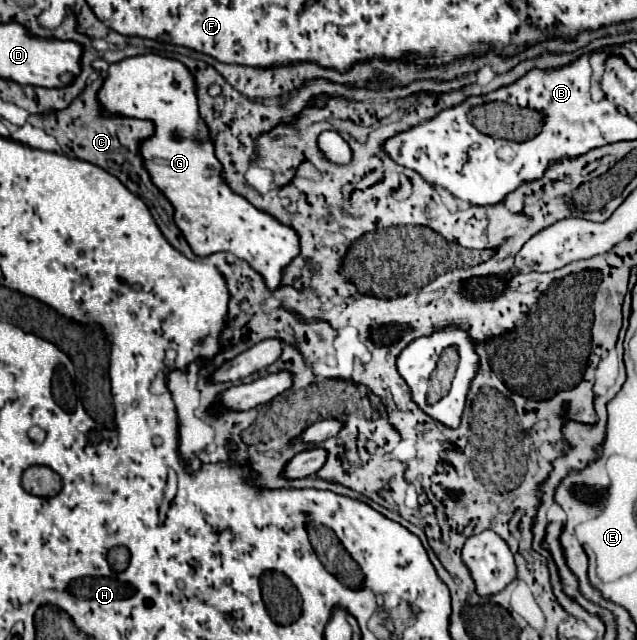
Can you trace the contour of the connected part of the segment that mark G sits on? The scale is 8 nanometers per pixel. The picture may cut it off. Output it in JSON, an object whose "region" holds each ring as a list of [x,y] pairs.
{"region":[[[157,54],[131,56],[131,58],[125,58],[125,60],[109,66],[109,74],[107,74],[105,84],[97,98],[99,98],[105,114],[121,114],[121,116],[129,116],[129,118],[145,118],[145,120],[155,122],[155,134],[143,142],[141,154],[143,154],[145,168],[149,170],[153,184],[175,206],[175,222],[181,228],[183,236],[187,238],[191,250],[197,256],[209,256],[209,254],[223,252],[223,250],[233,252],[239,258],[243,258],[247,264],[251,264],[251,268],[255,272],[259,272],[263,276],[269,290],[277,290],[283,280],[283,270],[301,252],[299,236],[291,226],[281,224],[269,212],[255,208],[243,196],[235,194],[229,188],[229,184],[223,180],[221,162],[215,158],[213,140],[209,138],[207,124],[203,122],[203,118],[199,114],[195,78],[191,78],[191,70],[187,70],[187,66],[183,66],[183,62],[179,62],[179,60],[163,58]]]}

